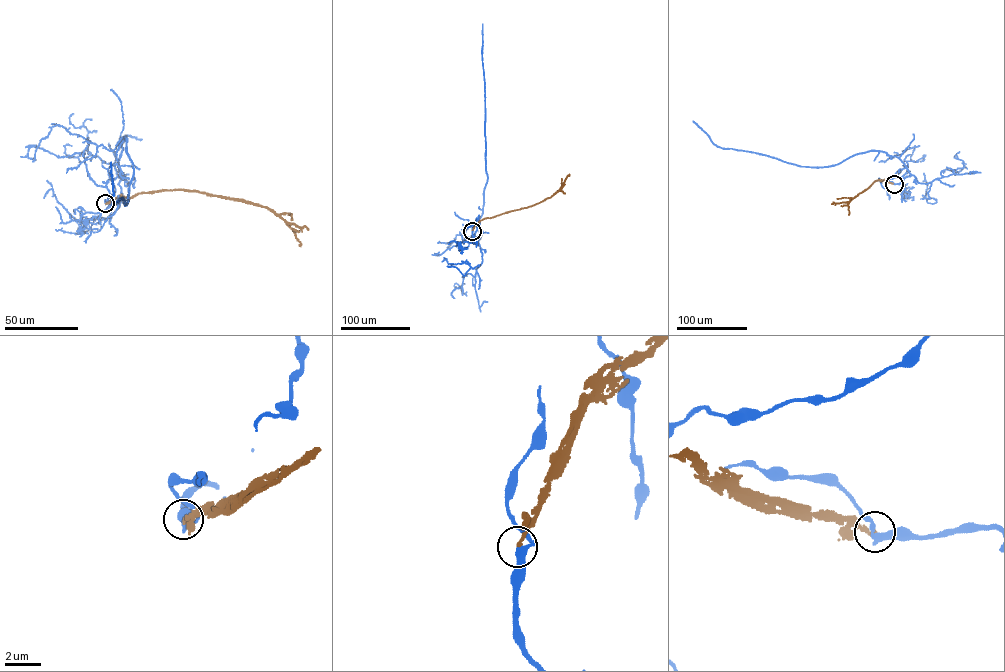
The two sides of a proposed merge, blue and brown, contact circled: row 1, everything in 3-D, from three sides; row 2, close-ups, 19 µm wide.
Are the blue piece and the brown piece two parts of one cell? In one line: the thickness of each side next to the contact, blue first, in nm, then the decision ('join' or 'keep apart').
calibres 360 and 220 nm; keep apart

